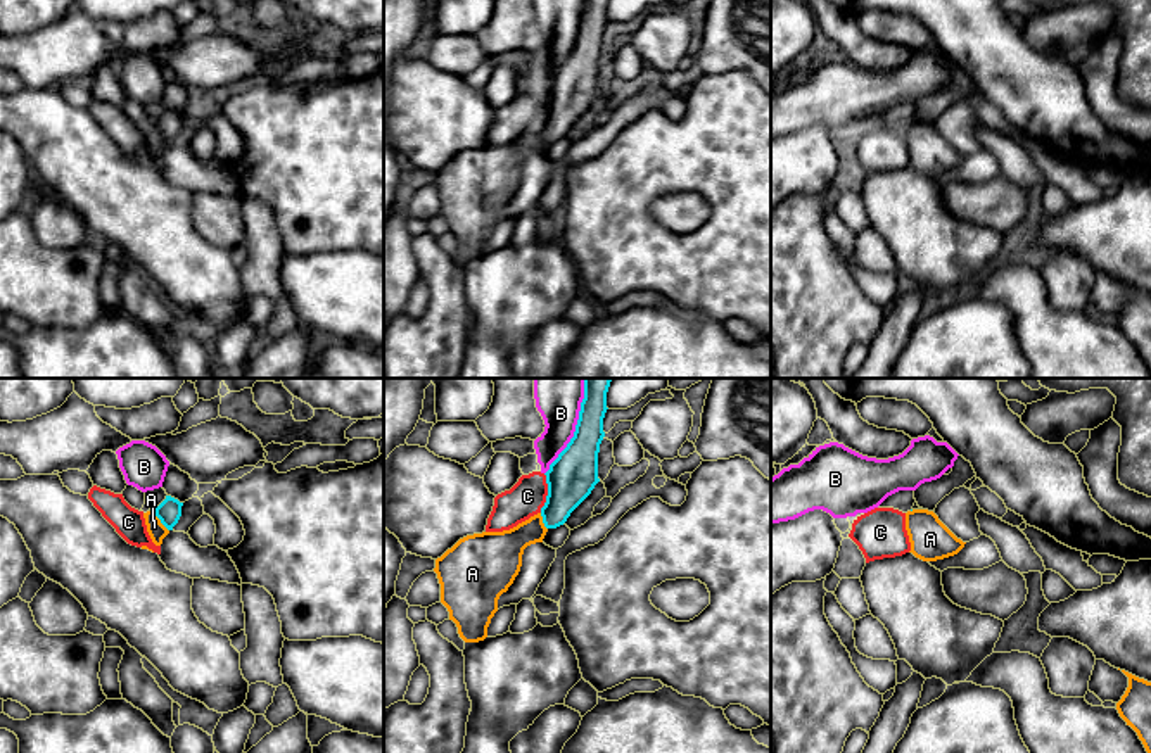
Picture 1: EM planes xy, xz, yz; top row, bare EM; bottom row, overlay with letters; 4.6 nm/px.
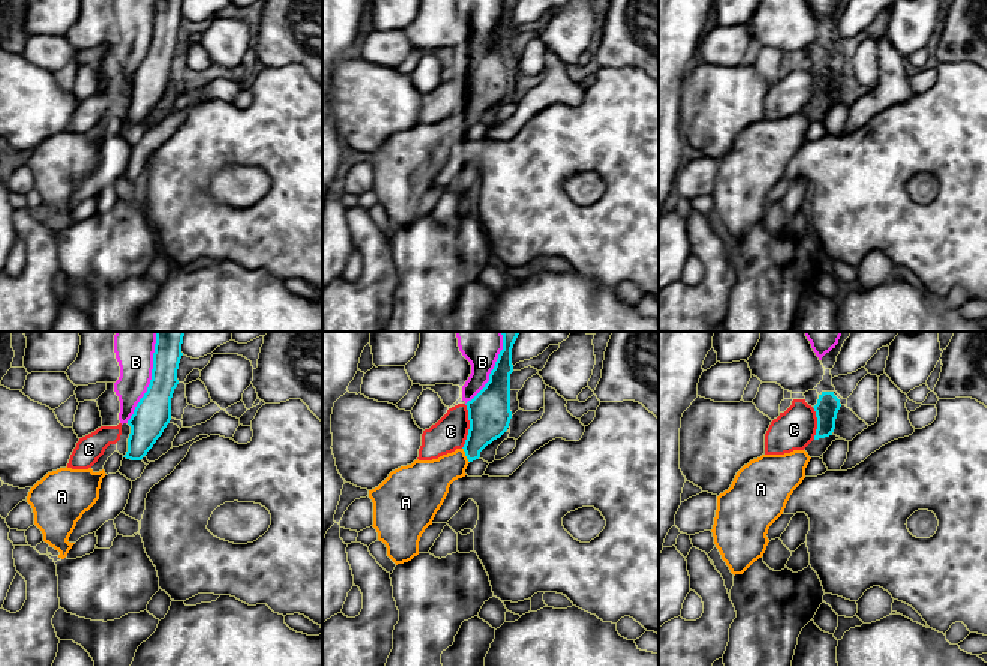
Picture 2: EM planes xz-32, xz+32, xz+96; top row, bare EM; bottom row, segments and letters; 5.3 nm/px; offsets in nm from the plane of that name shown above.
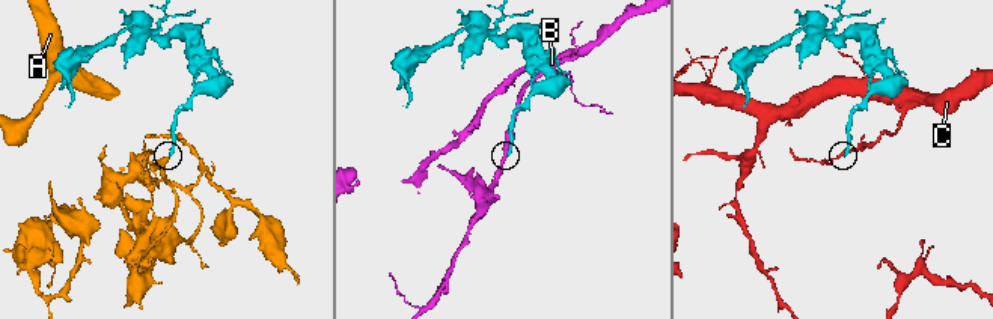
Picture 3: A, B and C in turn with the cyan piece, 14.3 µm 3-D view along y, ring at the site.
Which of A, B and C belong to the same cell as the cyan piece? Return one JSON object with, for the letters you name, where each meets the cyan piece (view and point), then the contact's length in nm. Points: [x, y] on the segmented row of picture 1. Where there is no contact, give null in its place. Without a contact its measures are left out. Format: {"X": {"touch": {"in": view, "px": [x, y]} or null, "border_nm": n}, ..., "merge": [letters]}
{"A": {"touch": {"in": "xy", "px": [161, 522]}, "border_nm": 120}, "merge": ["A"]}

